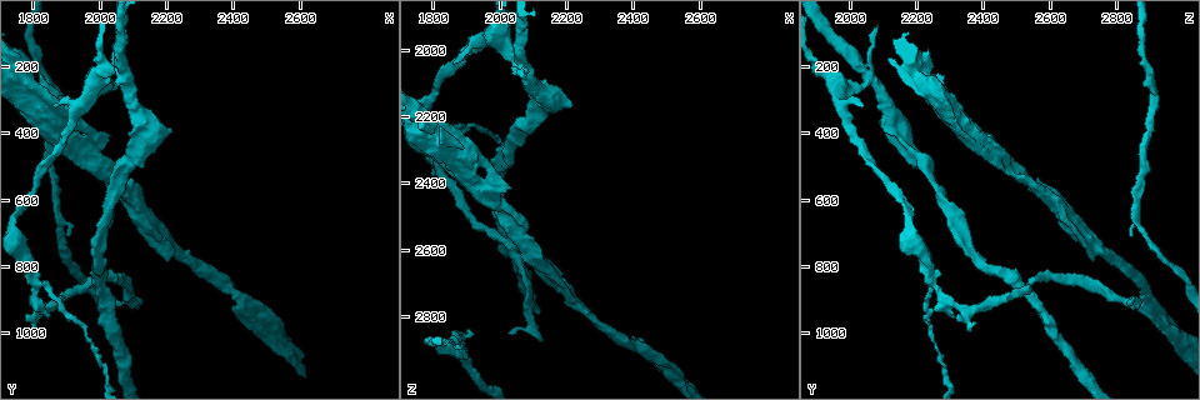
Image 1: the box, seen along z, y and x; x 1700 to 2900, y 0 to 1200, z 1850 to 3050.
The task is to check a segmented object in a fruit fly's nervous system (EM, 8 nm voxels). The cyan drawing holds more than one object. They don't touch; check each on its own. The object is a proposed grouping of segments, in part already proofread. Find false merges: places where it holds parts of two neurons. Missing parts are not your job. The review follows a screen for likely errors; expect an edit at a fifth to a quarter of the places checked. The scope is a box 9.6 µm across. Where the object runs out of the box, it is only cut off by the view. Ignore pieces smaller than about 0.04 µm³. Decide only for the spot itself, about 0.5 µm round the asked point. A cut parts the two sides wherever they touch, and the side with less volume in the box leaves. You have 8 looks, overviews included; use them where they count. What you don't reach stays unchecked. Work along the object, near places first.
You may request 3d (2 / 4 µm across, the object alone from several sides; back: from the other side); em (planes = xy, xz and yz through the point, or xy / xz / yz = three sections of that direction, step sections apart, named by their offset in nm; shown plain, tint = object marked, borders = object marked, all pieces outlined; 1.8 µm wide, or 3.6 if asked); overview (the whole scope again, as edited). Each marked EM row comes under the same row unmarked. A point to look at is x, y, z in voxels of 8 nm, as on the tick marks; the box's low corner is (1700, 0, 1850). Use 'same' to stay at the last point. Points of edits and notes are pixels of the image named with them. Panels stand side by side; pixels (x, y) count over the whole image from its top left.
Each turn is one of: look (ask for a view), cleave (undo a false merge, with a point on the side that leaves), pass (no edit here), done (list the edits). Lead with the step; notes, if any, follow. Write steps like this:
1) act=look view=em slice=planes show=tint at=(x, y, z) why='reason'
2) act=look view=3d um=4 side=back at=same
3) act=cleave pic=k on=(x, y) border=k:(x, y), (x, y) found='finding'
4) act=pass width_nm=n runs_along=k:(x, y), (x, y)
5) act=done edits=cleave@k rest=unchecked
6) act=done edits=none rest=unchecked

act=look view=em um=3.6 slice=planes show=borders at=(1860, 370, 2320) why='touches itself'

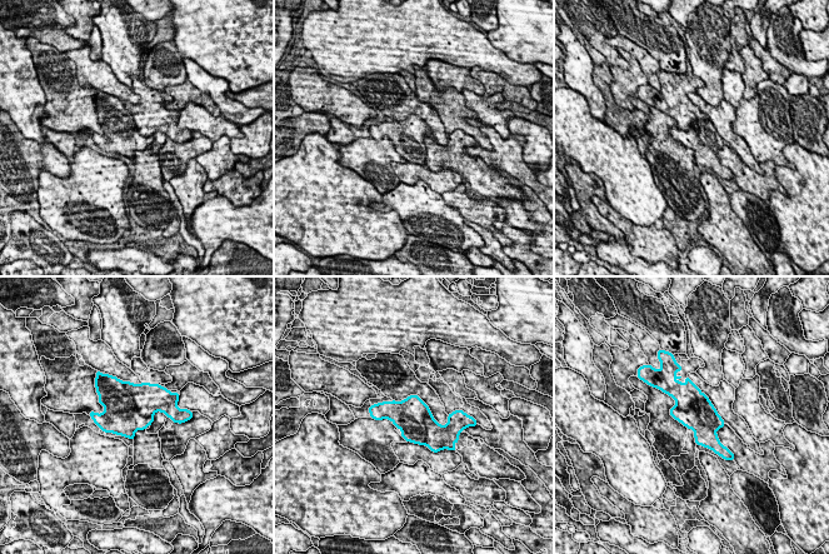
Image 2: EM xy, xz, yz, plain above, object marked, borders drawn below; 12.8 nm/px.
act=cleave pic=2 on=(148, 398) border=2:(121, 382), (136, 410), (151, 417) found='two neurons meet here'

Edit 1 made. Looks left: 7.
act=look view=3d um=2 at=(1800, 840, 2250)

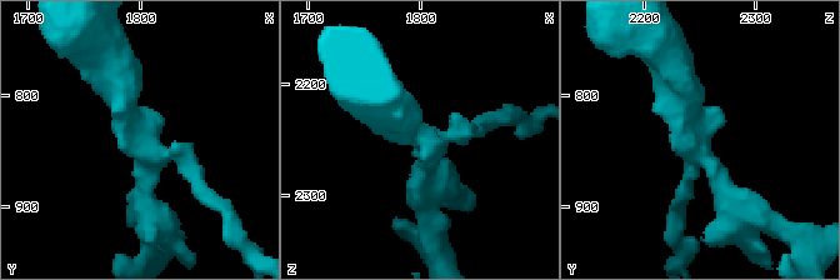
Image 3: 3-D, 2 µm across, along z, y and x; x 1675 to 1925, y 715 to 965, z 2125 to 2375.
act=look view=em slice=planes show=tint at=(1812, 850, 2256) arms=3

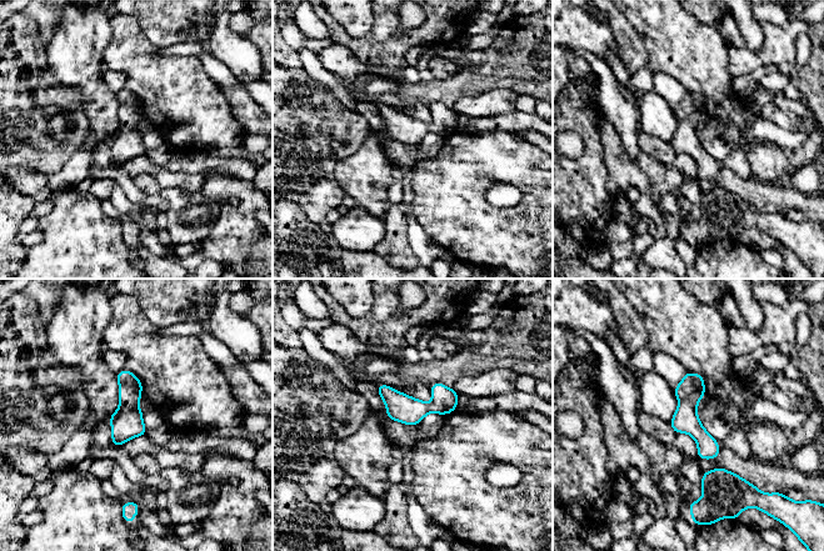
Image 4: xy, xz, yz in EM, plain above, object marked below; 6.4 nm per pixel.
act=pass runs_along=4:(688, 376), (688, 421), (713, 455) found='all the same neuron'

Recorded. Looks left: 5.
act=look view=3d um=4 side=back at=(2060, 240, 2060) why='a fork'

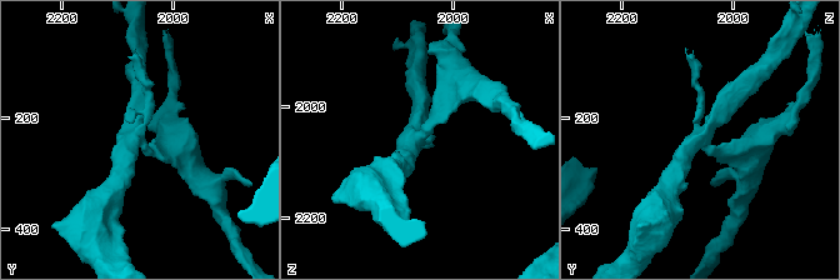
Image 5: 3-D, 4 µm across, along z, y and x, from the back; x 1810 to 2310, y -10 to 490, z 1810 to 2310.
act=look view=em um=3.6 slice=planes show=tint at=(2070, 235, 2060) why='shape alone is not enough'

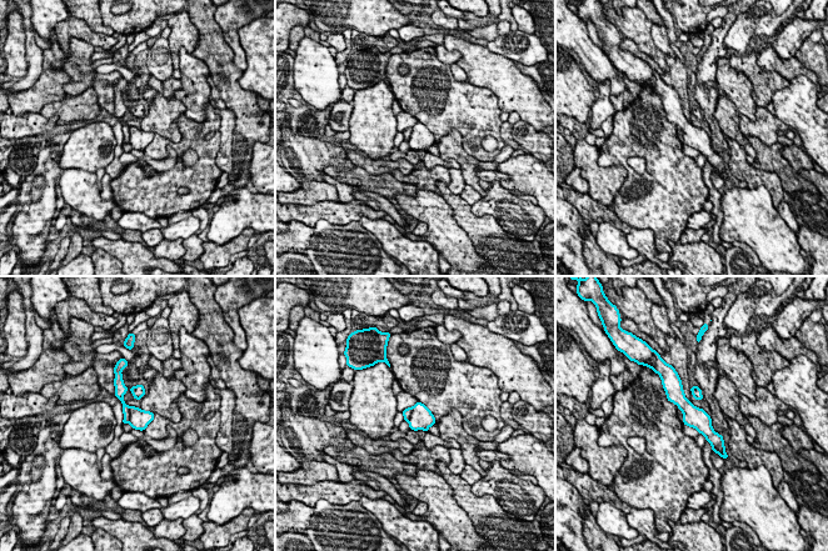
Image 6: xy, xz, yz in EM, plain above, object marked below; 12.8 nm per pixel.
act=cleave pic=6 on=(125, 409) width_nm=280 part_leaving=6:(119, 385), (126, 416) found='two neurons meet here'

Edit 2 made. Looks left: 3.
act=done edits=cleave@2,cleave@6 rest=unchecked

